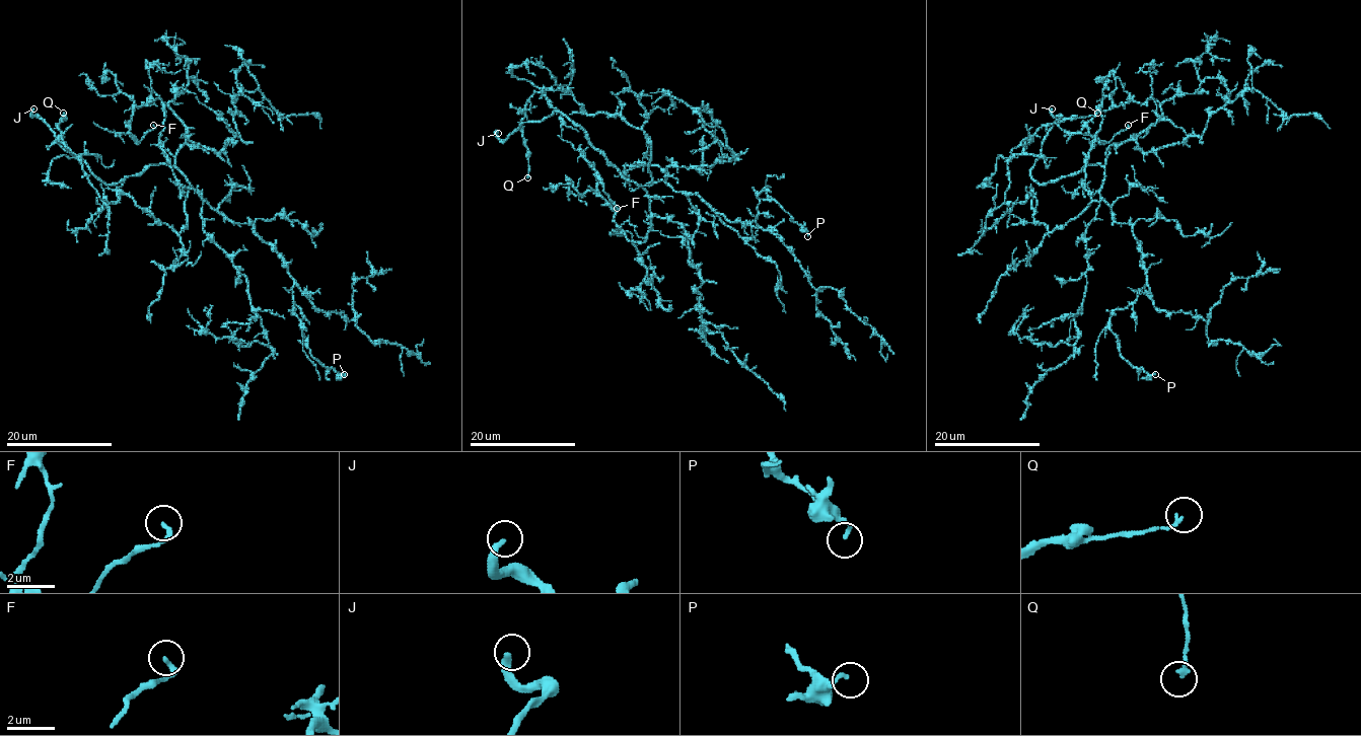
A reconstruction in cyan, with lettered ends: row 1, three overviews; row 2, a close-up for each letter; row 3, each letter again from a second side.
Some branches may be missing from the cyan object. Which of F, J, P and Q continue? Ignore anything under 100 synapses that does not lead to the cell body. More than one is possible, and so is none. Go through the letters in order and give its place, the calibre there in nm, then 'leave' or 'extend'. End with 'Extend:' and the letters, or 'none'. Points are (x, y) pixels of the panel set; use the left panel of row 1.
F: at (153, 125); 200 nm thick; leave
J: at (33, 108); 320 nm thick; extend
P: at (344, 374); 130 nm thick; leave
Q: at (63, 113); 160 nm thick; leave
Extend: J

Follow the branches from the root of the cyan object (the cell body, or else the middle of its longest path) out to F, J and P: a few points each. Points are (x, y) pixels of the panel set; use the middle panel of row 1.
F: (659, 180), (640, 186), (651, 228), (634, 242), (615, 221), (593, 168), (617, 208)
J: (659, 180), (647, 186), (628, 180), (584, 131), (559, 112), (541, 121), (524, 122), (504, 139), (498, 133)
P: (659, 180), (676, 193), (701, 196), (729, 221), (754, 226), (758, 226), (758, 196), (766, 191), (807, 236)

